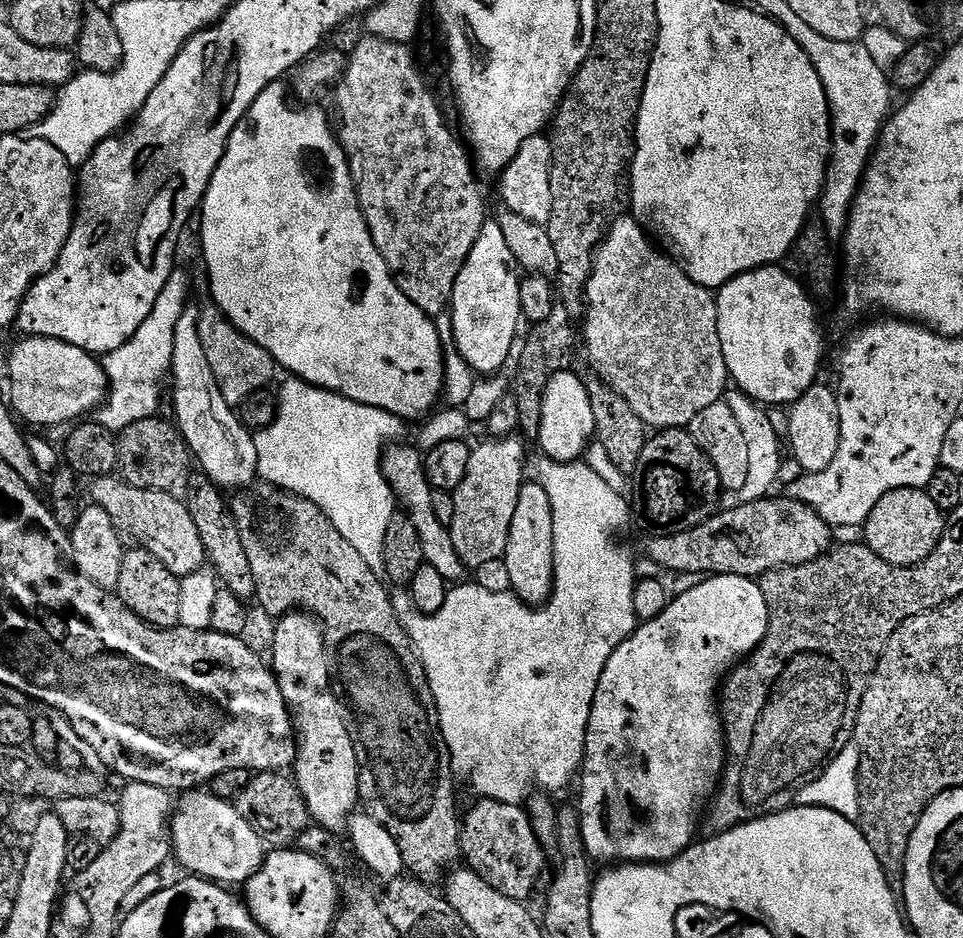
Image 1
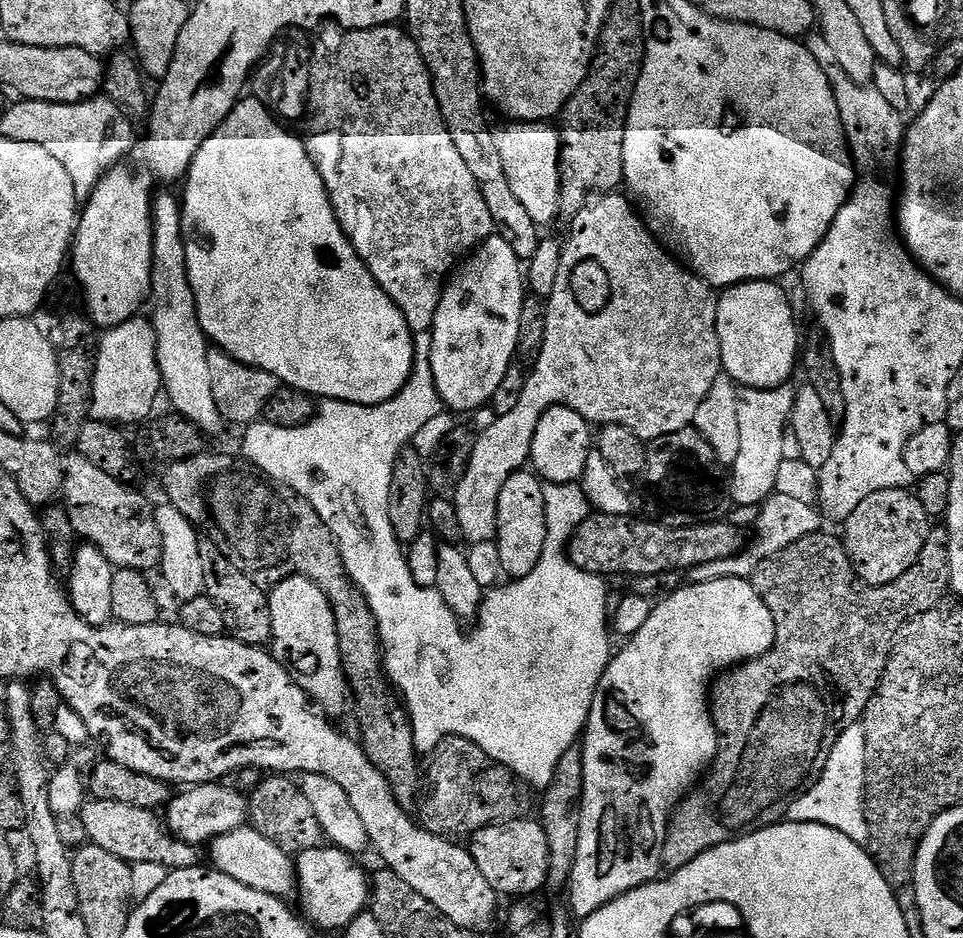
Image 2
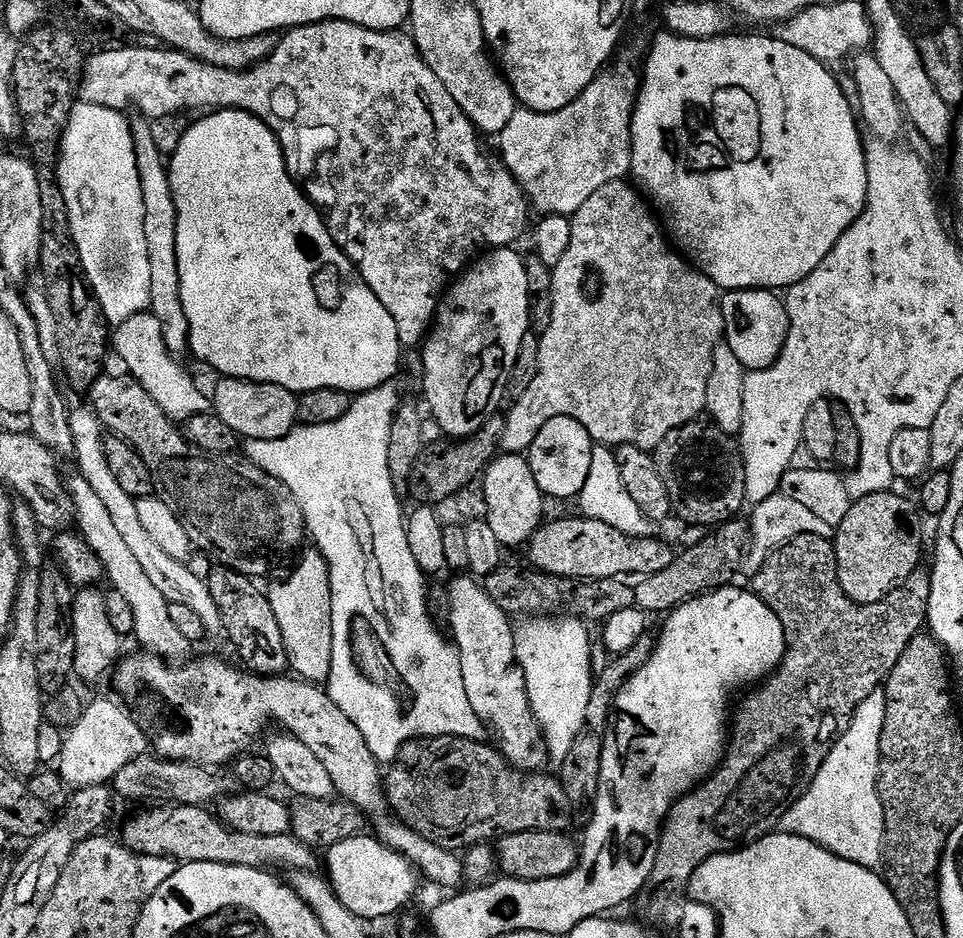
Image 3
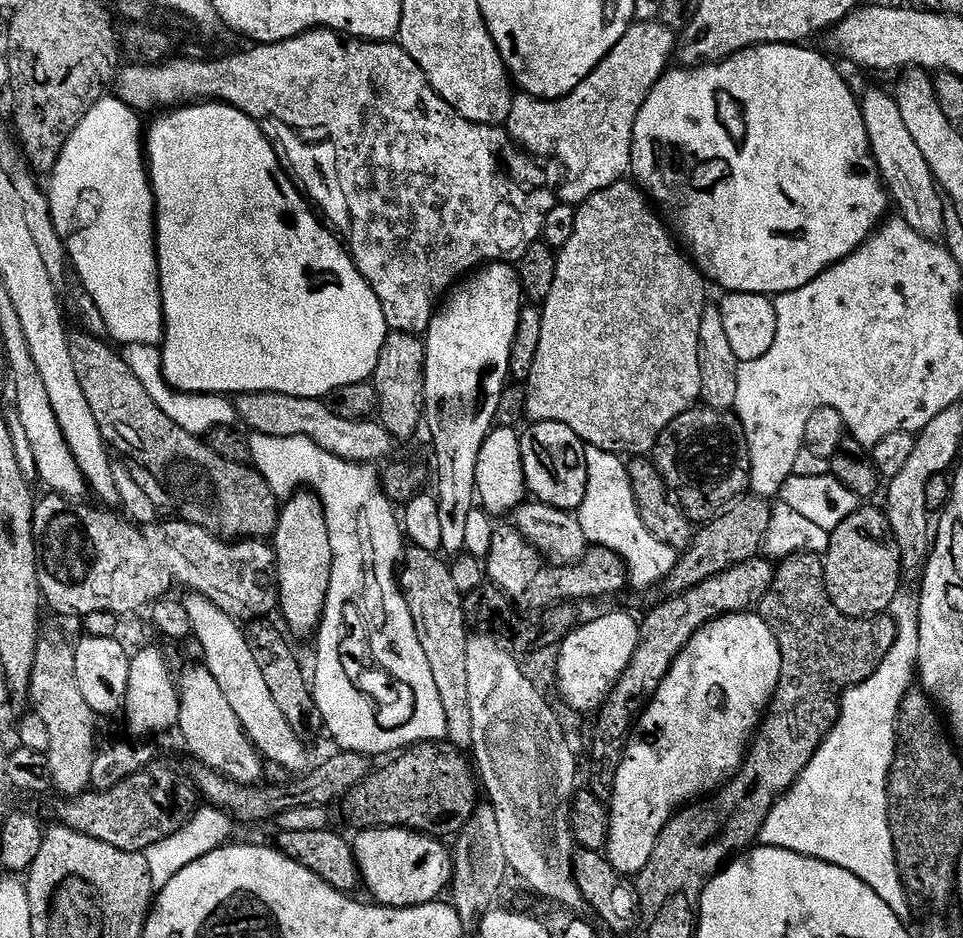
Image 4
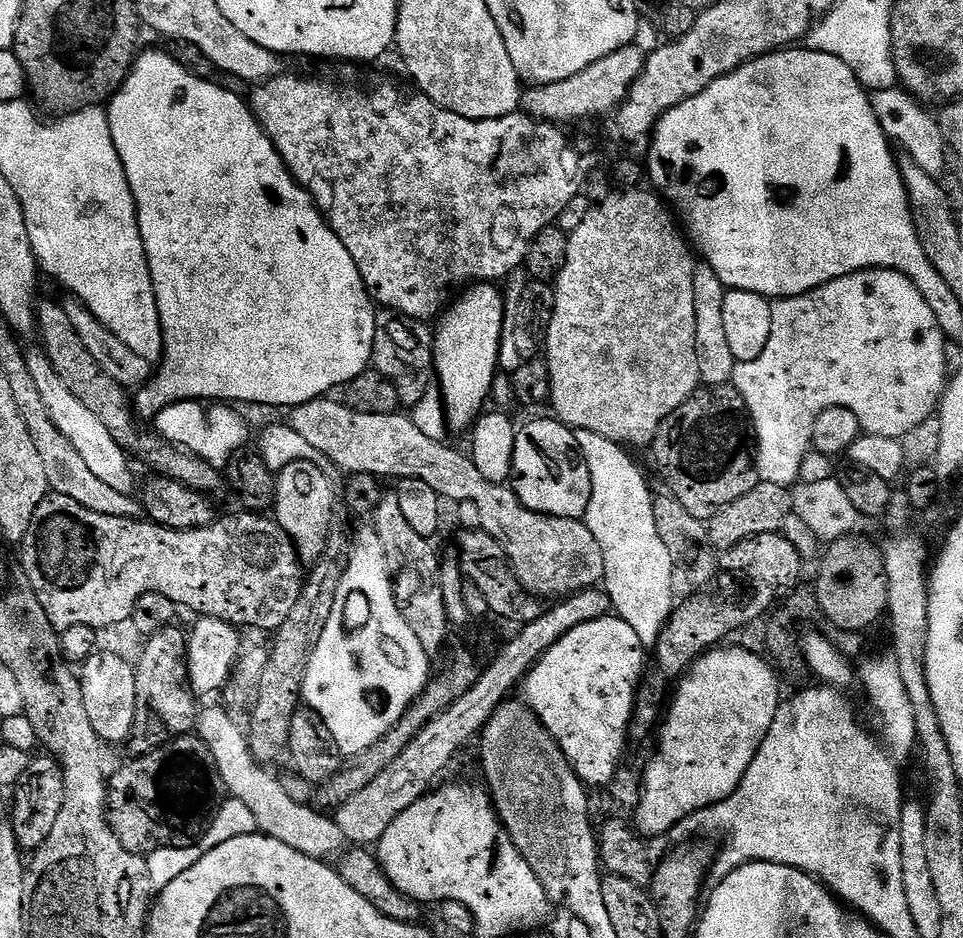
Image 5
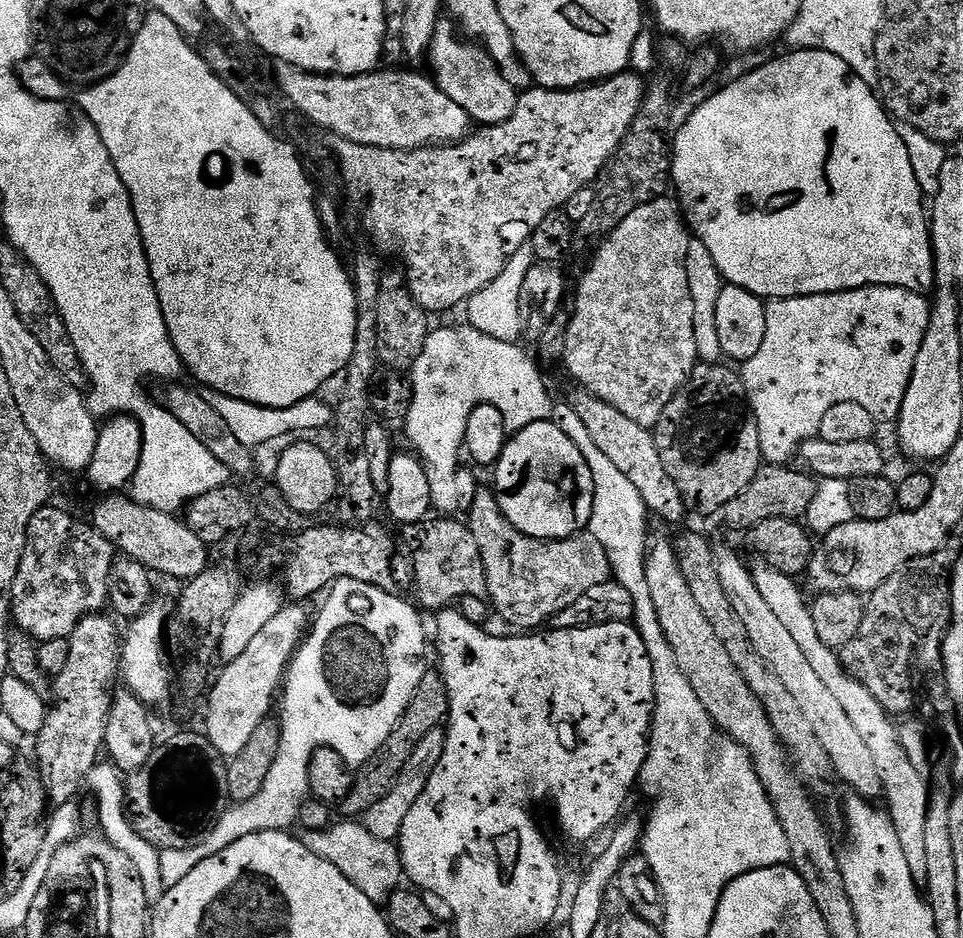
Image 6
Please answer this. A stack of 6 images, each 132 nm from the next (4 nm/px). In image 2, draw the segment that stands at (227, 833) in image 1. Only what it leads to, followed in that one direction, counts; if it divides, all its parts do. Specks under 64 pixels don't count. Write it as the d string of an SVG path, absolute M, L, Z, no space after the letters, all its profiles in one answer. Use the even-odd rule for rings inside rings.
M245 826L231 831L228 835L222 835L211 841L213 867L244 886L250 886L254 890L262 890L266 894L280 899L289 899L289 895L295 893L298 886L295 861L291 853L275 846L274 842L266 838L256 828Z

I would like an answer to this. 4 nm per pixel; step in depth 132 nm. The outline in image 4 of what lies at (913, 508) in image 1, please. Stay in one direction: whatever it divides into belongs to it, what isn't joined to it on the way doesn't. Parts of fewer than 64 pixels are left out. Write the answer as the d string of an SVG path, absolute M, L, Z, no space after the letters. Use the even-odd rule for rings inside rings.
M860 506L852 512L830 532L829 549L822 555L824 585L830 602L842 614L859 620L887 613L902 590L900 547L896 545L887 511L877 508Z

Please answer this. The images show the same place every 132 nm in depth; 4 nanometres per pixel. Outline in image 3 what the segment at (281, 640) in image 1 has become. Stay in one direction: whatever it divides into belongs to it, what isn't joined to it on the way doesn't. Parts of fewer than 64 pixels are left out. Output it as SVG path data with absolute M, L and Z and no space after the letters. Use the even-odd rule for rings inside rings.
M309 550L297 562L296 569L281 584L274 585L272 589L269 587L266 595L270 606L274 606L274 618L278 618L278 626L282 629L289 669L310 684L327 685L334 658L334 634L330 578L323 554Z

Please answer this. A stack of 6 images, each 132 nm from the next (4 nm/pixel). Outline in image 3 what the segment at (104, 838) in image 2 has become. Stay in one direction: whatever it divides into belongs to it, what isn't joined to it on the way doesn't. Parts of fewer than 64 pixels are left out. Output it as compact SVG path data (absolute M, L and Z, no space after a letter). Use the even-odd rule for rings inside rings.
M156 806L153 812L144 812L124 824L124 847L135 852L137 856L170 856L177 862L193 864L194 862L214 862L226 866L246 866L247 868L262 868L276 870L288 868L292 872L309 872L316 868L317 849L297 839L291 834L242 834L238 830L228 828L215 811L207 807L186 808L183 806Z

